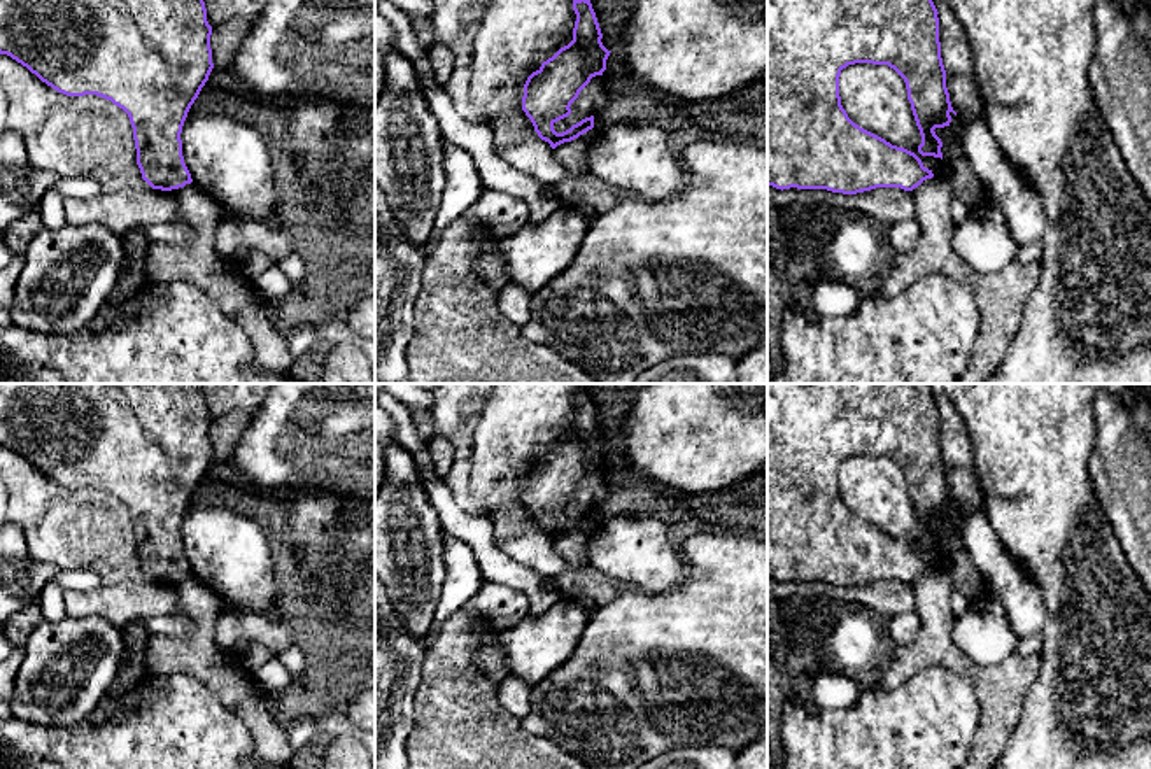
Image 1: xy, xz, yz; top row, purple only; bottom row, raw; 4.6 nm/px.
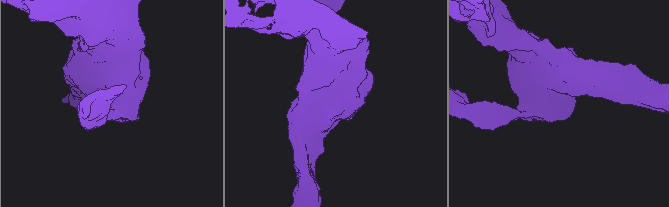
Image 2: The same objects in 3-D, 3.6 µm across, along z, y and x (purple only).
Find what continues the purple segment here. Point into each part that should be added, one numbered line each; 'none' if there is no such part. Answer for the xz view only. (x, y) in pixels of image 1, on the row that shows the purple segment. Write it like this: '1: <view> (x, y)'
none

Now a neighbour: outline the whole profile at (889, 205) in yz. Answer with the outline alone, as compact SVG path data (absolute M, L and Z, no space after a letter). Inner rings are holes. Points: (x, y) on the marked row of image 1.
M767 186L767 212L795 201L823 203L850 210L885 224L895 224L914 217L911 191L900 187L876 187L857 194L832 193L827 189L776 189Z

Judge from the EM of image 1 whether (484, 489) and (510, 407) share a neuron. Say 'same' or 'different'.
same

